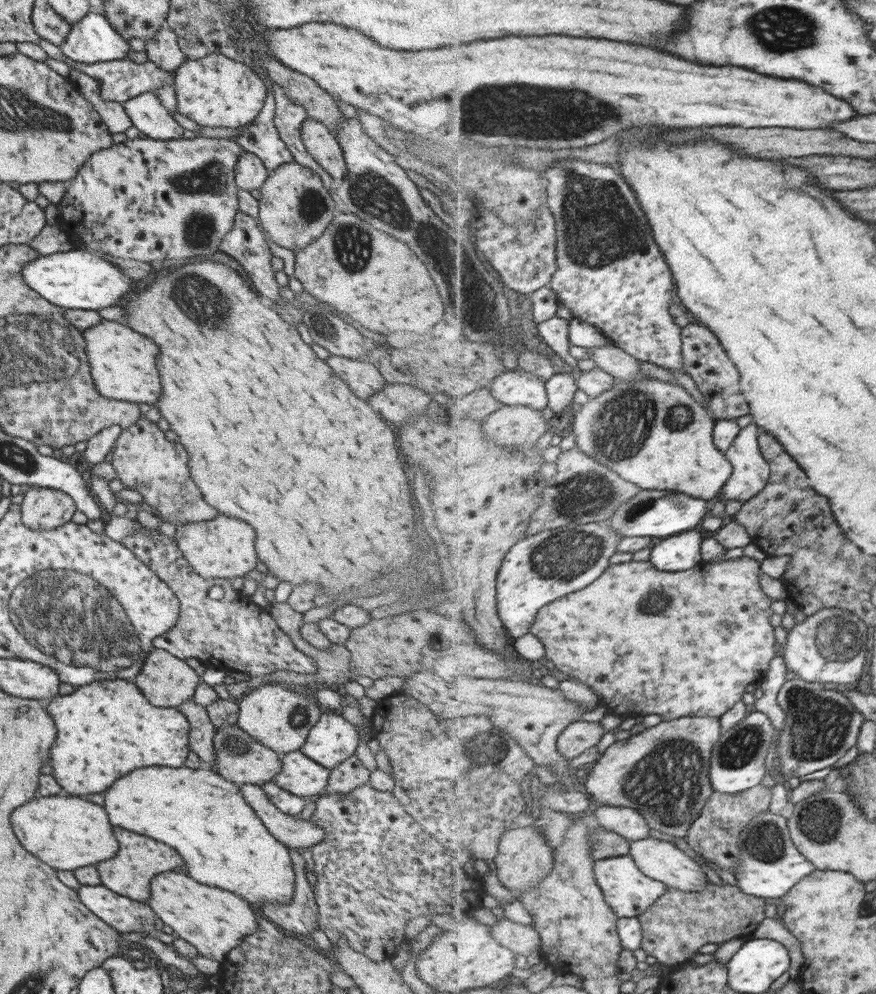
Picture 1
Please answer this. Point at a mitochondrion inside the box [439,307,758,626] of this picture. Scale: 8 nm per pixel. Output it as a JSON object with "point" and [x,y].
{"point":[619,424]}

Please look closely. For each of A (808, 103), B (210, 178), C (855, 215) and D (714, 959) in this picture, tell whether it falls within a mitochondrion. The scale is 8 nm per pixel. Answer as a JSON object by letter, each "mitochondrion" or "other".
{"A":"other","B":"mitochondrion","C":"other","D":"other"}

